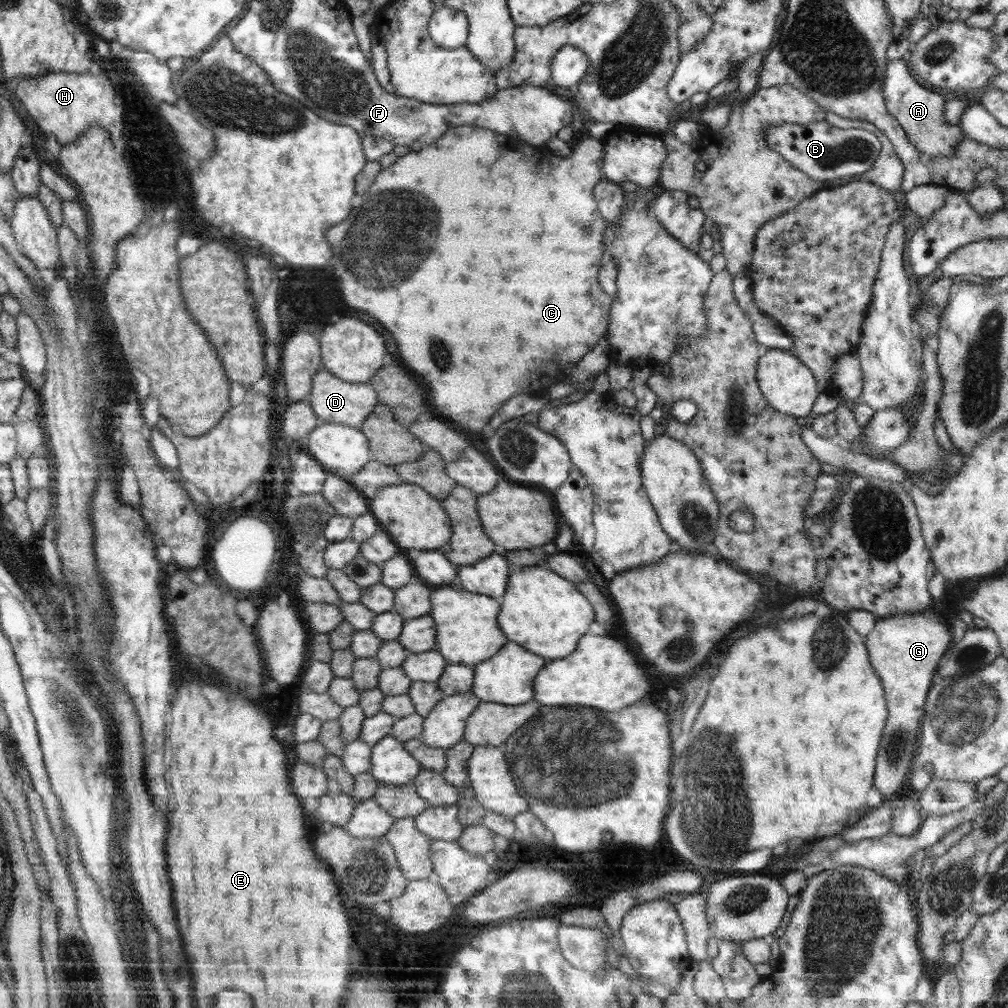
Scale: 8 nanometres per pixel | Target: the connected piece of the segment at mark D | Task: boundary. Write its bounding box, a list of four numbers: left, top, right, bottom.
[306,369,379,428]

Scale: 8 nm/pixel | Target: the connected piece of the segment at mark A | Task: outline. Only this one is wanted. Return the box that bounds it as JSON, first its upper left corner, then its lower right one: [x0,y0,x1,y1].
[883,58,966,156]

